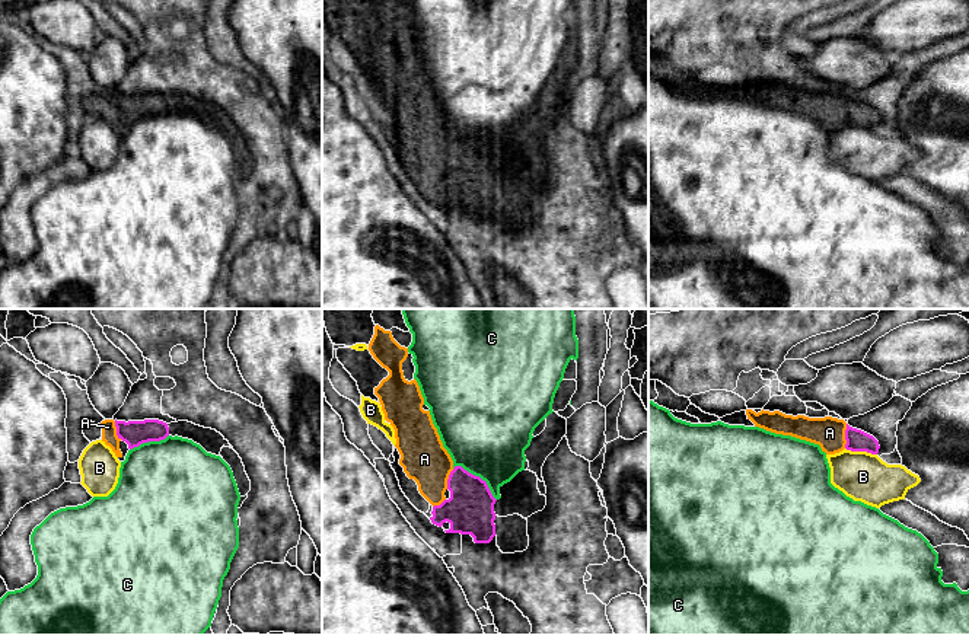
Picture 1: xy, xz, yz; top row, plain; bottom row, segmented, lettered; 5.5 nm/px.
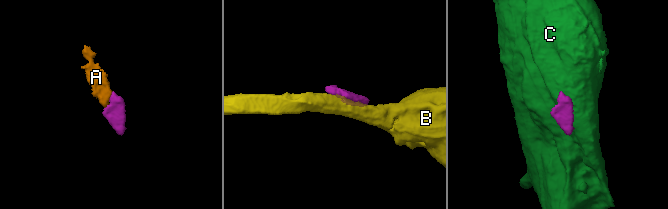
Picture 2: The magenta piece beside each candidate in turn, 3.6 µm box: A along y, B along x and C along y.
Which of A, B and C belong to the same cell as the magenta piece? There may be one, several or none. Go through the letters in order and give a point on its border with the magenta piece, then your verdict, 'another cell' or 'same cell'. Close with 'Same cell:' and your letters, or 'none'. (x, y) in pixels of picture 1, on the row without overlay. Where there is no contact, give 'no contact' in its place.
A: yz (845, 109) | same cell
B: yz (861, 124) | another cell
C: xz (478, 150) | another cell
Same cell: A

